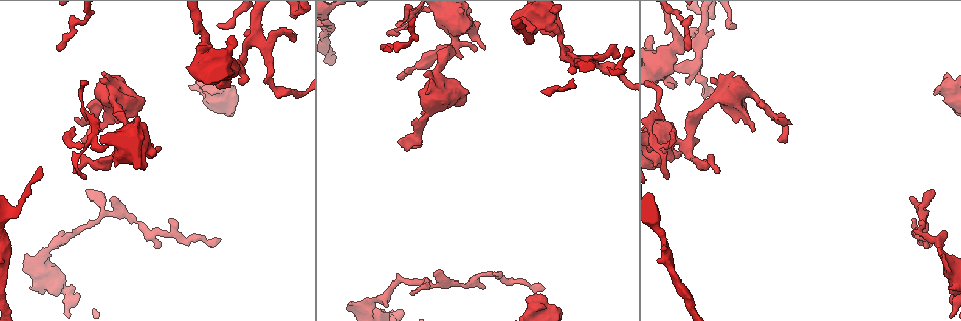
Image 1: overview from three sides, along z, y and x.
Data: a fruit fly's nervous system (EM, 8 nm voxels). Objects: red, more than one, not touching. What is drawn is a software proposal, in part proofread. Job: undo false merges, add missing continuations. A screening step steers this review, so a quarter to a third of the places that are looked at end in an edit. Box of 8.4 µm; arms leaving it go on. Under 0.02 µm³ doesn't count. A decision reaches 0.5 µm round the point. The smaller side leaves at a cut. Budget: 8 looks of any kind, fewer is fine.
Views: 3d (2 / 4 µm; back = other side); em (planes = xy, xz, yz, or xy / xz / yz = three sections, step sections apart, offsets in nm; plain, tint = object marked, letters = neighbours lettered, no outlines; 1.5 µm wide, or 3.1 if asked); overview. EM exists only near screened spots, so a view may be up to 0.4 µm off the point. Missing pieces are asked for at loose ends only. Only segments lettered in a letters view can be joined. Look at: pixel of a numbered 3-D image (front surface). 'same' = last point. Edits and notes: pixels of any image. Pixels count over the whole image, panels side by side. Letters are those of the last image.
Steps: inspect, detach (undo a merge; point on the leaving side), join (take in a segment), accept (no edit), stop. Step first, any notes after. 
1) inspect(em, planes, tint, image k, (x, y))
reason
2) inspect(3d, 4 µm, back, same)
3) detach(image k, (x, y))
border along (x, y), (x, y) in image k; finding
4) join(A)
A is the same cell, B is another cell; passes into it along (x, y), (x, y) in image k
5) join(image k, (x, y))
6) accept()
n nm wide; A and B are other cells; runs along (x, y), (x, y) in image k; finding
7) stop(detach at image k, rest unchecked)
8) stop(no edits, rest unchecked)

inspect(em, yz, step 4, letters, image 1, (169, 219))
tapers out

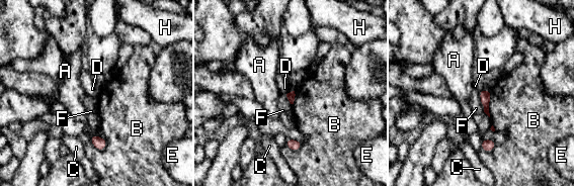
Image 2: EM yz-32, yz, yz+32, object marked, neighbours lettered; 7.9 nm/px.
inspect(em, planes, letters, same)
another direction

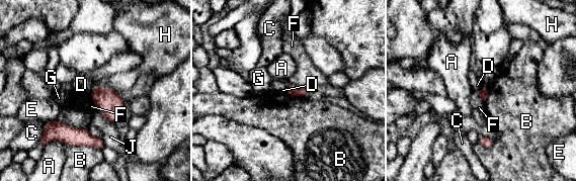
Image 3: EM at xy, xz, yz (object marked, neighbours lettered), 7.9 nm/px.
accept()
A, B, C, D, E, F, G, H and J are other cells; border along (94, 86), (89, 94) in image 3; none of them fits

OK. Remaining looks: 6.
inspect(3d, 4 µm, image 1, (87, 191))
branch stops here

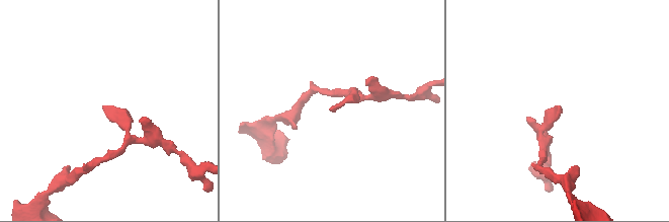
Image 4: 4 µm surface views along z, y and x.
inspect(em, planes, letters, image 4, (104, 107))
shape alone is not enough

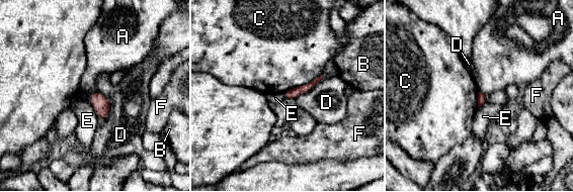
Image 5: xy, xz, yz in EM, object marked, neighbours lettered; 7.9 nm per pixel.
accept()
A, B, C, D, E and F are other cells; border along (95, 90), (89, 95) in image 5; none of them fits

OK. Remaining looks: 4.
inspect(em, planes, letters, image 1, (719, 172))
an open end

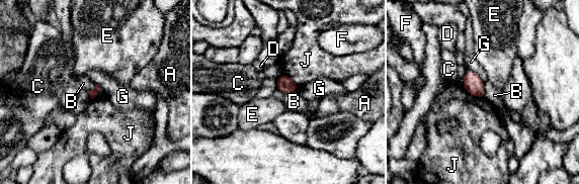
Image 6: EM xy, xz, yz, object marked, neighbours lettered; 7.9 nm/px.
accept()
J touches over 200 nm; A, B, C, D, E, F, G and J are other cells; border along (483, 82), (484, 97) in image 6; no lettered segment goes on from it

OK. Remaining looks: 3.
inspect(em, xy, step 8, letters, image 1, (715, 79))
free end

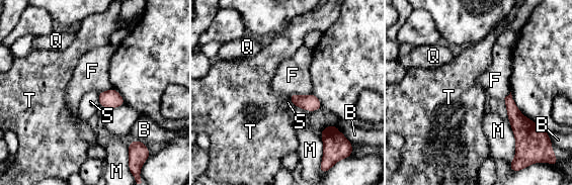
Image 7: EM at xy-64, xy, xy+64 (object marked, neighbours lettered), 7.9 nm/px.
accept()
M touches over 320 nm; B, F, M, Q, S and T are other cells; border along (289, 94), (290, 99) in image 7; no lettered segment goes on from it

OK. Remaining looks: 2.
stop(no edits, rest unchecked)

